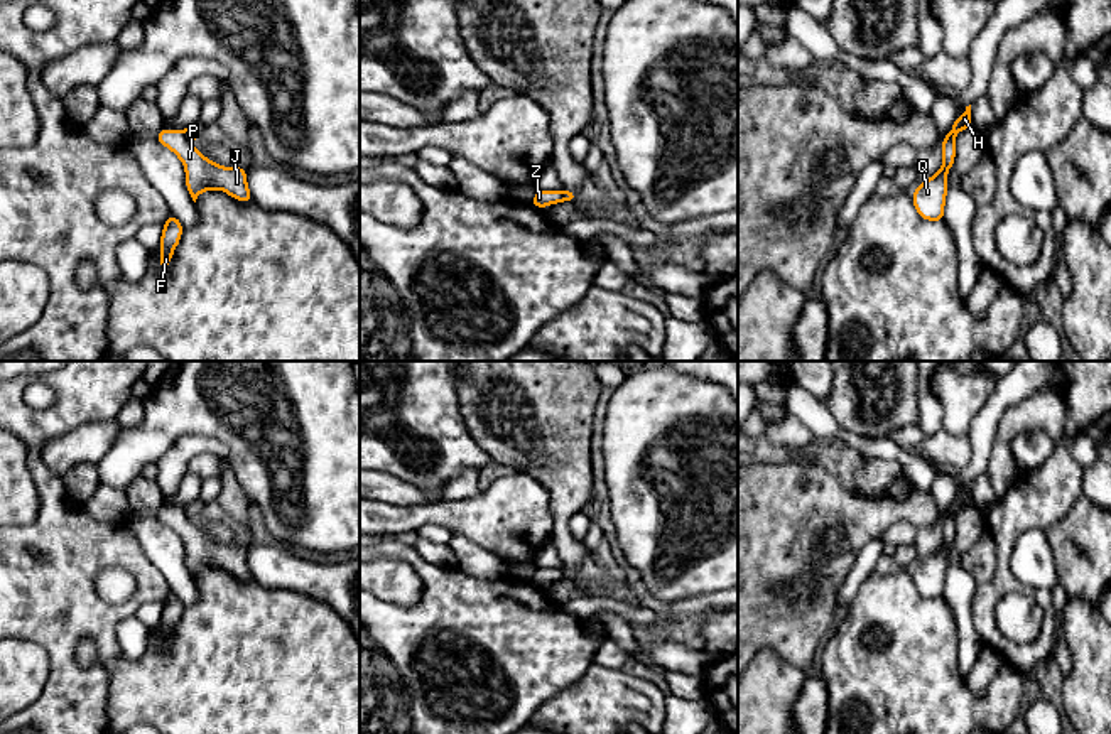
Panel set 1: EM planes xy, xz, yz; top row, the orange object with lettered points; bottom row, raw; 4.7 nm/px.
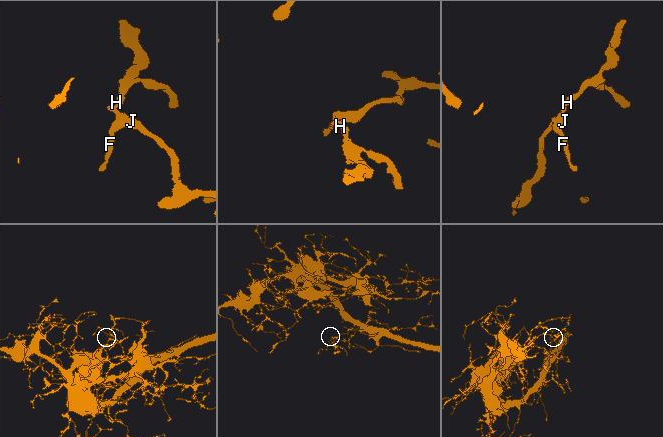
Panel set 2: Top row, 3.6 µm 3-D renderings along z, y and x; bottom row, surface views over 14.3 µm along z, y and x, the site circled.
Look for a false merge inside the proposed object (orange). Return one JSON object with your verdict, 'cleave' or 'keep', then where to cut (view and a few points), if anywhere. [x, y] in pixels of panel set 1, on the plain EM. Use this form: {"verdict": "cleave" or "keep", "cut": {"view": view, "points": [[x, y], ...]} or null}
{"verdict": "cleave", "cut": {"view": "xy", "points": [[184, 510], [189, 518]]}}

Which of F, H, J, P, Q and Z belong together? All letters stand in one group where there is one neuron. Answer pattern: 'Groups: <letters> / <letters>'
Groups: F J P Q Z / H

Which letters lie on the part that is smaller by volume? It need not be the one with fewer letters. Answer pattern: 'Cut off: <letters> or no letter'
Cut off: H

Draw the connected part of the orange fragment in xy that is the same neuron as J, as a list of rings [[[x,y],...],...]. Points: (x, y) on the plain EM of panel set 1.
[[[162,506],[155,516],[184,542],[186,565],[194,580],[201,570],[209,567],[221,567],[241,580],[253,580],[247,562],[247,547],[241,543],[233,547],[218,543],[199,532],[186,511],[179,508]]]

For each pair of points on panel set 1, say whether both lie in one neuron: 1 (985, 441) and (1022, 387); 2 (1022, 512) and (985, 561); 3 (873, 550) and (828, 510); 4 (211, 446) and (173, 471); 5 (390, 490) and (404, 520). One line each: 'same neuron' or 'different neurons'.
1: same neuron
2: different neurons
3: different neurons
4: same neuron
5: different neurons

